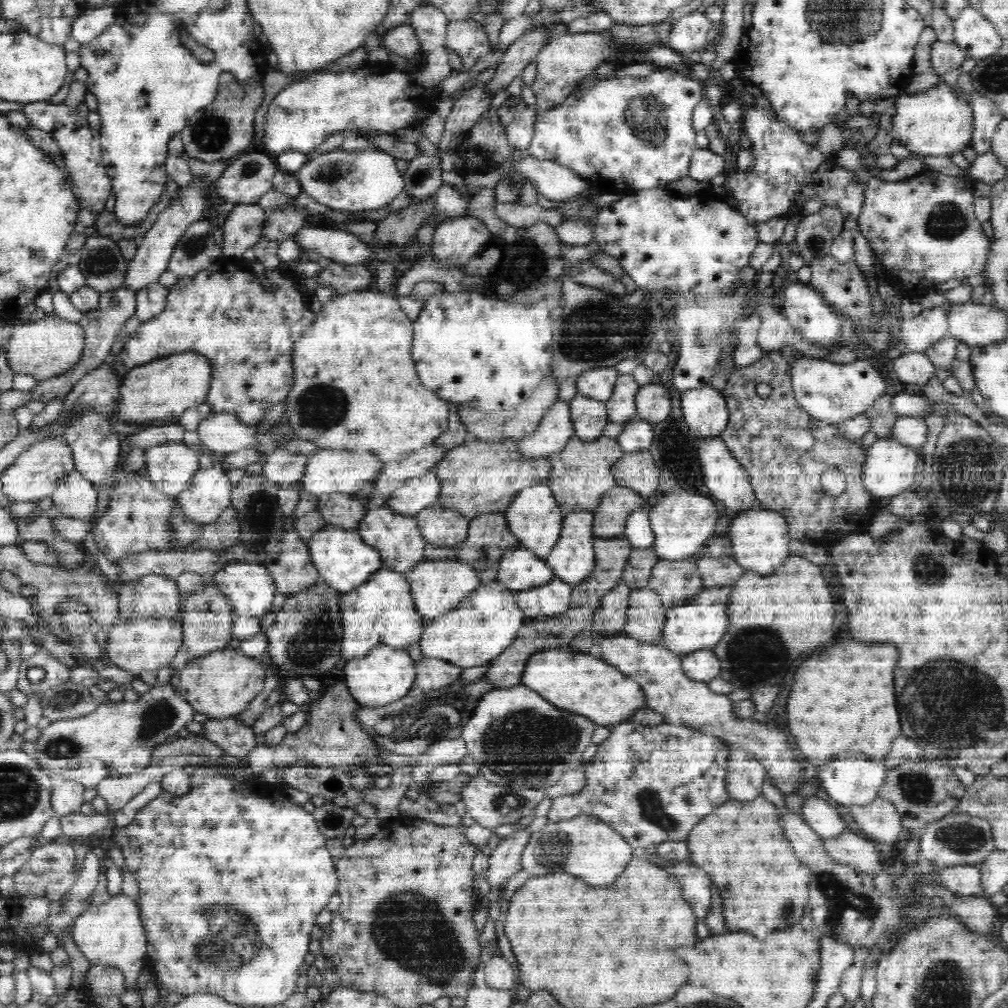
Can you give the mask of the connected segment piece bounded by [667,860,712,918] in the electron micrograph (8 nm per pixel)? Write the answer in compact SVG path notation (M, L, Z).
M689 860L671 862L670 870L679 878L680 884L684 884L684 896L688 896L688 904L692 904L692 910L698 918L704 918L710 908L710 898L712 898L712 884L710 878L698 870L694 863Z

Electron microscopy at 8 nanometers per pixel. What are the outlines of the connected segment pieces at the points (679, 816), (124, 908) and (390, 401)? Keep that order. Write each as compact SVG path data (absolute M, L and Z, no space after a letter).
M626 720L612 726L610 736L598 745L590 766L583 766L586 786L580 792L553 799L547 814L548 820L568 820L581 813L597 816L620 833L633 850L654 850L662 842L687 841L688 835L700 820L712 814L722 802L731 800L726 792L727 762L727 745L714 735L684 724L662 722L656 726L644 726Z
M126 895L111 896L100 906L90 906L76 918L71 935L78 950L89 960L90 965L116 966L126 978L129 988L135 988L146 954L147 933L140 917L140 906L128 900Z
M376 290L352 291L343 295L336 295L332 300L322 304L321 310L316 313L316 328L312 326L306 334L302 335L298 342L294 344L294 356L296 356L296 368L294 368L295 382L291 392L286 396L287 419L292 429L296 432L296 439L310 441L318 449L336 449L336 450L367 450L376 456L379 456L383 462L399 461L404 456L425 448L432 444L449 426L449 403L444 398L436 396L428 388L424 388L416 376L414 362L410 360L410 346L412 346L412 324L408 322L406 314L400 310L397 296L389 293L380 293Z

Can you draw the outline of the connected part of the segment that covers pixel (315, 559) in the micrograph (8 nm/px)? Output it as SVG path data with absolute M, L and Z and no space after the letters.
M326 525L312 536L307 545L311 563L315 565L320 578L338 592L352 592L383 568L379 549L366 544L356 530Z

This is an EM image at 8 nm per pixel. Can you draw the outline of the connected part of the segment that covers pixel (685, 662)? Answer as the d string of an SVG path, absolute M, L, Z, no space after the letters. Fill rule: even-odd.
M713 648L682 656L682 668L692 680L708 682L719 676L721 664Z

